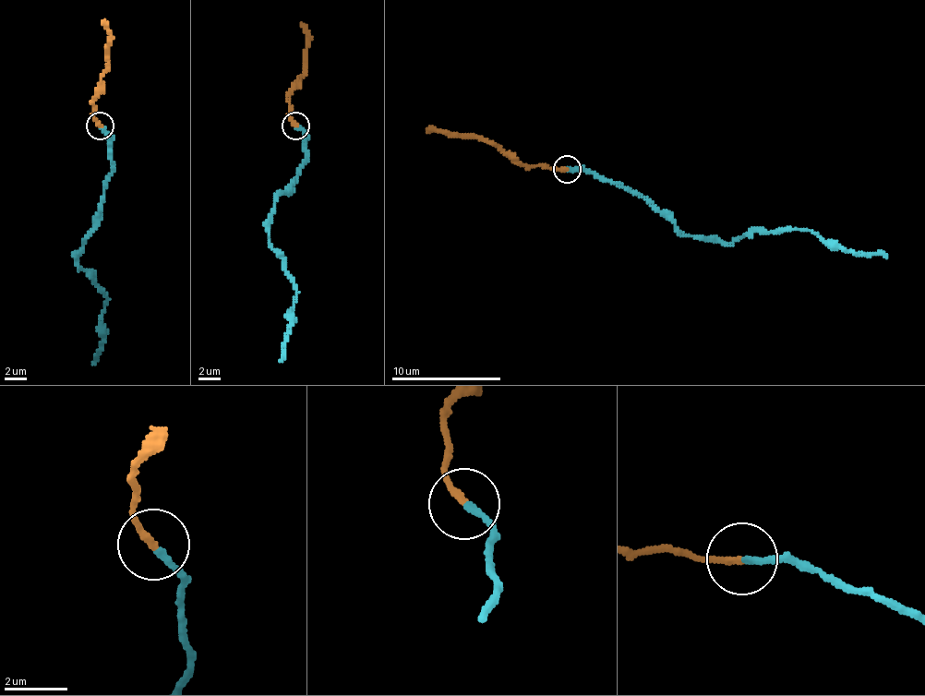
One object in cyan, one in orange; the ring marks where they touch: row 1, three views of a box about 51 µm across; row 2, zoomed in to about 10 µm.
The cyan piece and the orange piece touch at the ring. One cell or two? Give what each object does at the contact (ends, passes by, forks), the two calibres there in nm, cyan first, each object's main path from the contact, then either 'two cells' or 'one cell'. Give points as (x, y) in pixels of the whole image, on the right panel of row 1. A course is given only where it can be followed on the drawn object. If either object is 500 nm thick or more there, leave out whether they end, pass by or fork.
cyan ends there; orange ends there; 200 nm thick on the cyan side, 200 nm on the other; cyan runs (567, 170), (622, 183), (666, 213), (686, 235), (738, 240), (754, 231), (806, 229), (856, 256), (886, 258); orange runs (567, 170), (521, 165), (496, 145), (476, 137), (449, 137), (426, 130); one cell

